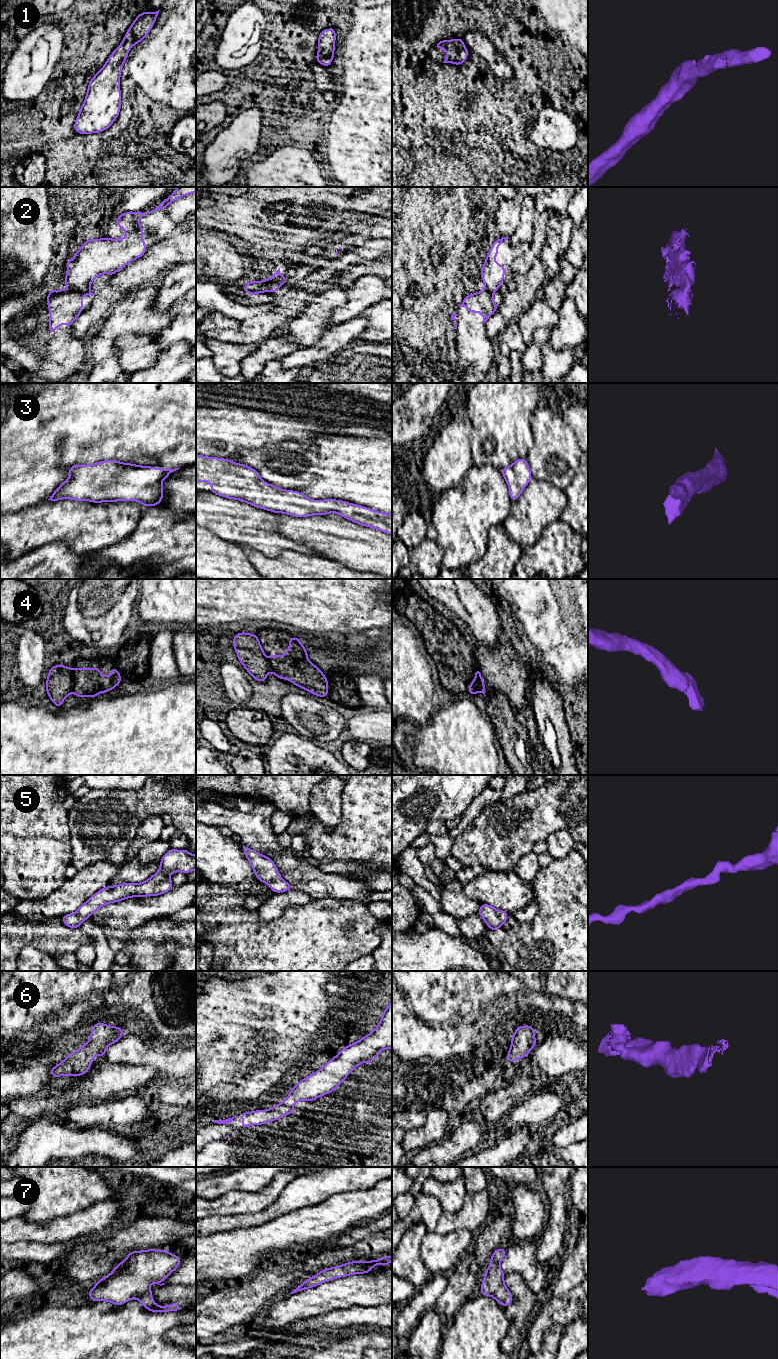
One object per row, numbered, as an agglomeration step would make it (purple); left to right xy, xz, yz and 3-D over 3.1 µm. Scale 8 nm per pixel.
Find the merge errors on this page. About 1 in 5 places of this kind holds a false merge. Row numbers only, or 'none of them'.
2, 4

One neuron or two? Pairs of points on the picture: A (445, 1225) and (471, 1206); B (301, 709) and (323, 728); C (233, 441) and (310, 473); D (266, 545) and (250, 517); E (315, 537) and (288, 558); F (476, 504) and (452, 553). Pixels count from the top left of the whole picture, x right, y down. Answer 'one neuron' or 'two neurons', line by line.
A: one neuron
B: one neuron
C: two neurons
D: one neuron
E: two neurons
F: one neuron

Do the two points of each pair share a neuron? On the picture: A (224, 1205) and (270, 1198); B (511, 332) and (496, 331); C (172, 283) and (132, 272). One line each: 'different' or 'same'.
A: same
B: same
C: different

